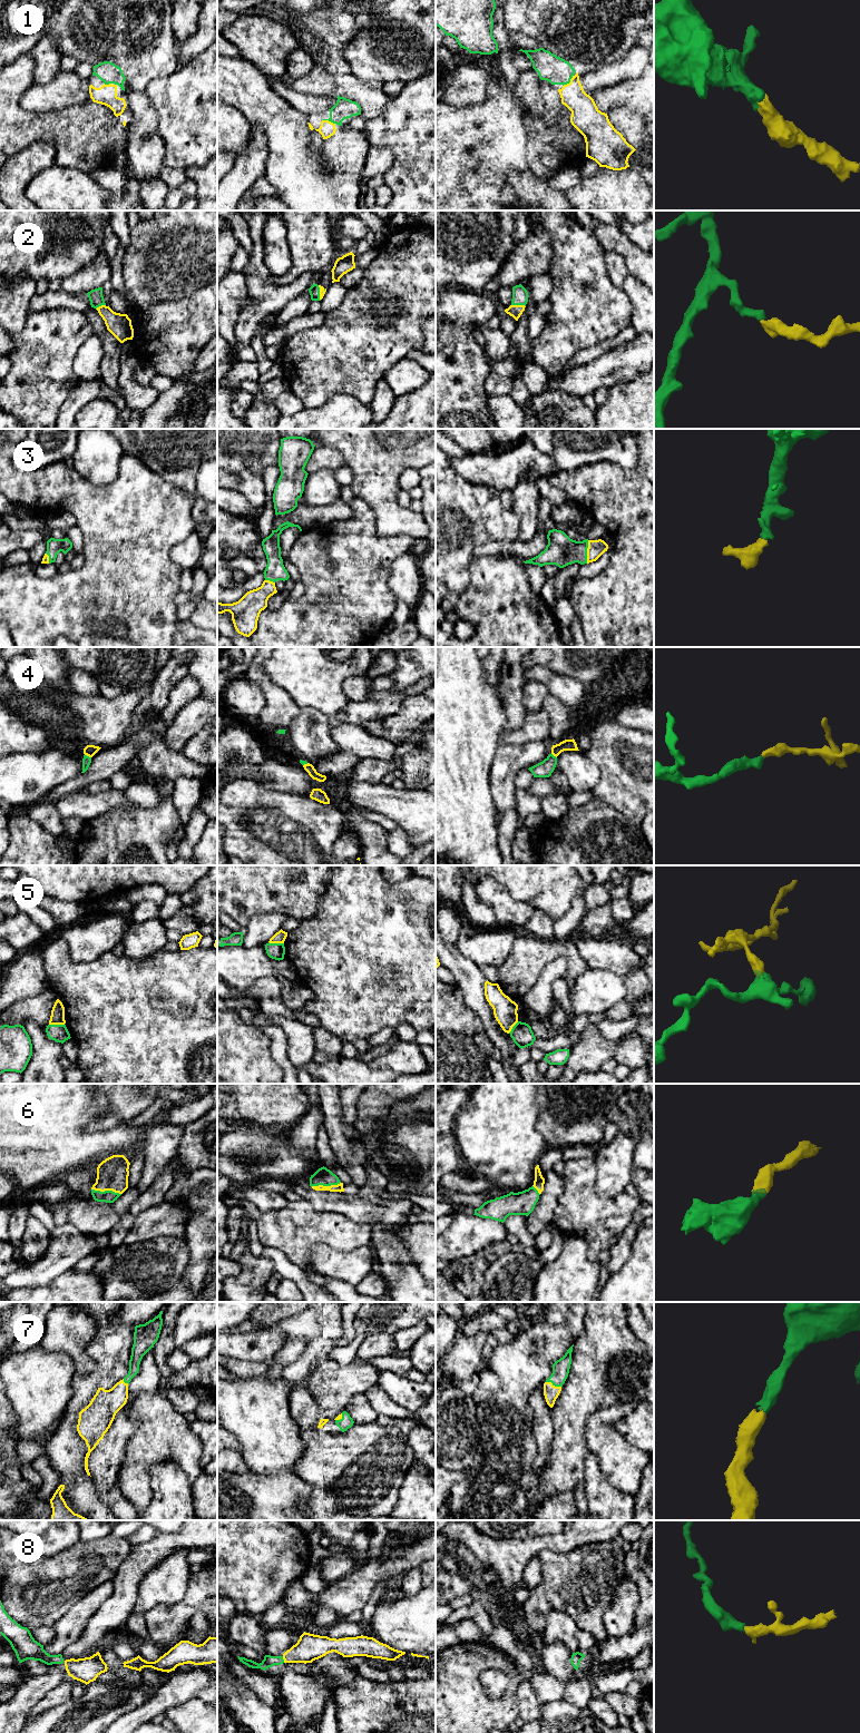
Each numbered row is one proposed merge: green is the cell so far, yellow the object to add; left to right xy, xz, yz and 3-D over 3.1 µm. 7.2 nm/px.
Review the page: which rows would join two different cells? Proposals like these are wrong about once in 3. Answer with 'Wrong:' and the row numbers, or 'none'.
Wrong: 5

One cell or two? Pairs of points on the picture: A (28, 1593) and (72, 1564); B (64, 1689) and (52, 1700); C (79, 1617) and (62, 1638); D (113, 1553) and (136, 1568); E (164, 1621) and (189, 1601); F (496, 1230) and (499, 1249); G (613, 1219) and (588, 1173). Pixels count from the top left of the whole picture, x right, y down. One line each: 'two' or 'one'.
A: one
B: one
C: one
D: two
E: one
F: two
G: one

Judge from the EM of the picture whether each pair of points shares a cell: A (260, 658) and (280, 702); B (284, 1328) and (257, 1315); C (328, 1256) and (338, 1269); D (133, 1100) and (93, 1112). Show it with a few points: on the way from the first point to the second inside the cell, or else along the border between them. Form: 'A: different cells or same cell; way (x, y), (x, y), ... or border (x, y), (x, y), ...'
A: same cell; way (259, 669), (259, 676), (271, 691)
B: different cells; border (296, 1313), (269, 1328), (256, 1330)
C: same cell; way (329, 1260), (334, 1265)
D: different cells; border (98, 1095), (97, 1103), (113, 1110), (91, 1123)

